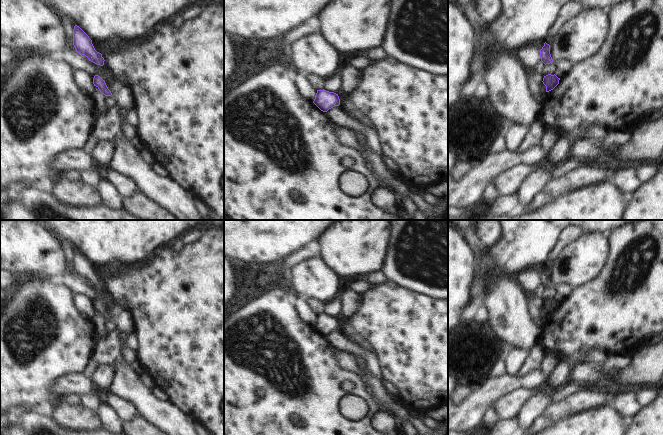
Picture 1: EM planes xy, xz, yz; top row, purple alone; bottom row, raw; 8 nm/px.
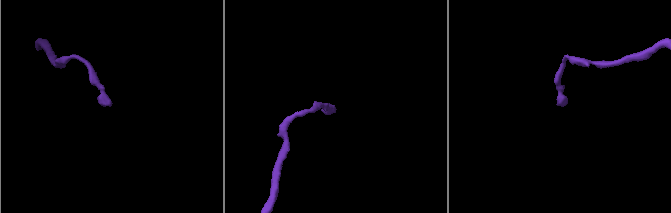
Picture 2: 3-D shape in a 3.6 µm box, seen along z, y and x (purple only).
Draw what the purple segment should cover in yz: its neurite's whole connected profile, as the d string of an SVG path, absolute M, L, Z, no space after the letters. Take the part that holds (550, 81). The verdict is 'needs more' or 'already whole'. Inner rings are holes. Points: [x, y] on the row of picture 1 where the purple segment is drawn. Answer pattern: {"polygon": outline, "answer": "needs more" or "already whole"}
{"polygon": "M548 74L543 78L543 84L546 86L546 92L553 90L559 84L560 78L558 78L555 74Z", "answer": "already whole"}

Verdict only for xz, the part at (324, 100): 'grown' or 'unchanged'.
unchanged

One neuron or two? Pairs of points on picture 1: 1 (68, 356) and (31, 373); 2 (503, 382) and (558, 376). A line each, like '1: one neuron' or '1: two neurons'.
1: one neuron
2: two neurons

